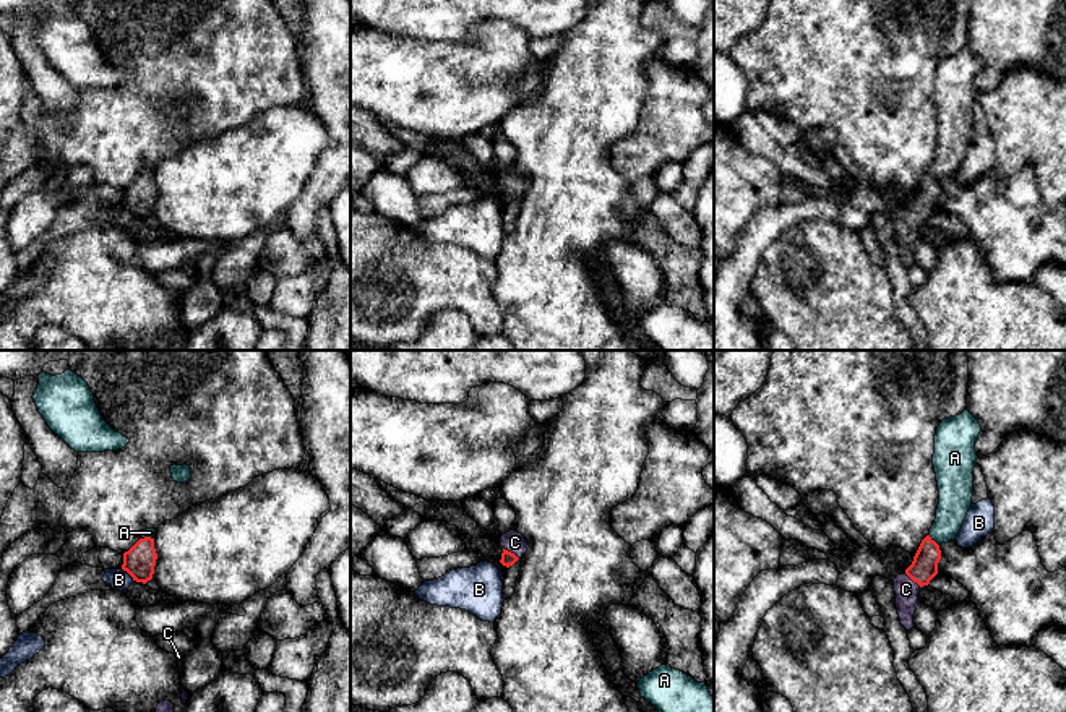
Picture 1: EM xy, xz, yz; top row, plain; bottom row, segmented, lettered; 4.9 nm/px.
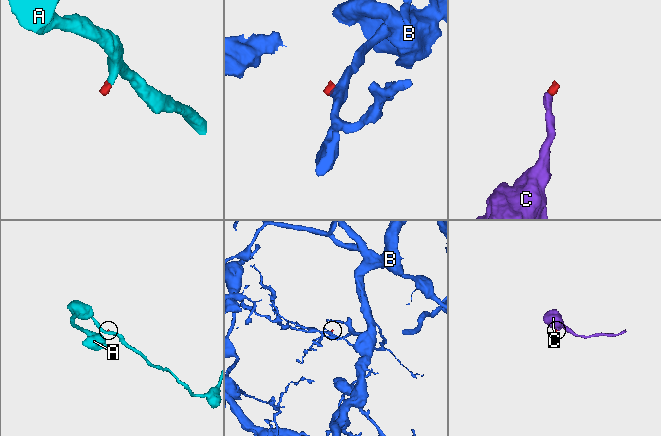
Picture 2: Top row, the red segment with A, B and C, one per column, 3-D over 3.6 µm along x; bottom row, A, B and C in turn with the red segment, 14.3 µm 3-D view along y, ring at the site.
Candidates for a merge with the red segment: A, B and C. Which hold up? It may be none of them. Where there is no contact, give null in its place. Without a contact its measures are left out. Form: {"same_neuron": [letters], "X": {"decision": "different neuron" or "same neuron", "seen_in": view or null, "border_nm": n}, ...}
{"same_neuron": ["A", "C"], "A": {"decision": "same neuron", "seen_in": "yz", "border_nm": 80}, "B": {"decision": "different neuron", "seen_in": "xy", "border_nm": 90}, "C": {"decision": "same neuron", "seen_in": "xz", "border_nm": 100}}

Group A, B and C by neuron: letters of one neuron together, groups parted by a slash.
A C / B

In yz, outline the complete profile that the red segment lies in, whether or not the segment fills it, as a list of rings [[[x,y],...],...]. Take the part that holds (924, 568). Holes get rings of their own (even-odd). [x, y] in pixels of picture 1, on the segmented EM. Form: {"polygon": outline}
{"polygon": [[[965,409],[944,418],[936,428],[933,469],[936,474],[939,504],[930,534],[922,540],[912,564],[894,579],[896,608],[901,624],[915,628],[913,615],[920,603],[918,592],[938,574],[941,543],[957,537],[972,508],[975,441],[982,431],[978,420]]]}

